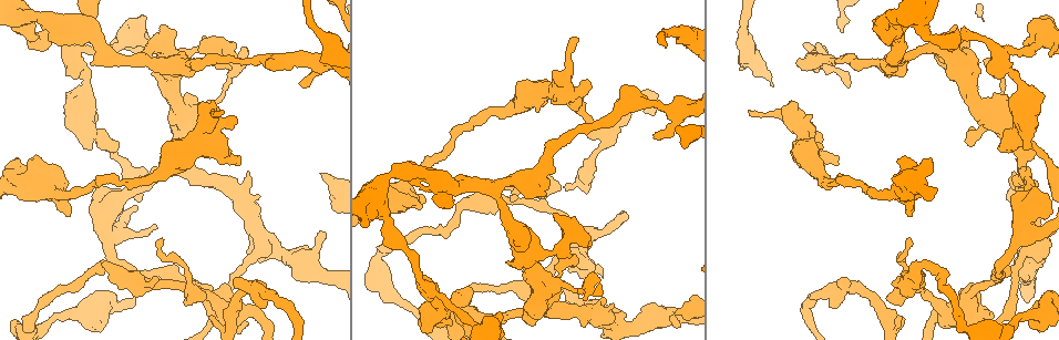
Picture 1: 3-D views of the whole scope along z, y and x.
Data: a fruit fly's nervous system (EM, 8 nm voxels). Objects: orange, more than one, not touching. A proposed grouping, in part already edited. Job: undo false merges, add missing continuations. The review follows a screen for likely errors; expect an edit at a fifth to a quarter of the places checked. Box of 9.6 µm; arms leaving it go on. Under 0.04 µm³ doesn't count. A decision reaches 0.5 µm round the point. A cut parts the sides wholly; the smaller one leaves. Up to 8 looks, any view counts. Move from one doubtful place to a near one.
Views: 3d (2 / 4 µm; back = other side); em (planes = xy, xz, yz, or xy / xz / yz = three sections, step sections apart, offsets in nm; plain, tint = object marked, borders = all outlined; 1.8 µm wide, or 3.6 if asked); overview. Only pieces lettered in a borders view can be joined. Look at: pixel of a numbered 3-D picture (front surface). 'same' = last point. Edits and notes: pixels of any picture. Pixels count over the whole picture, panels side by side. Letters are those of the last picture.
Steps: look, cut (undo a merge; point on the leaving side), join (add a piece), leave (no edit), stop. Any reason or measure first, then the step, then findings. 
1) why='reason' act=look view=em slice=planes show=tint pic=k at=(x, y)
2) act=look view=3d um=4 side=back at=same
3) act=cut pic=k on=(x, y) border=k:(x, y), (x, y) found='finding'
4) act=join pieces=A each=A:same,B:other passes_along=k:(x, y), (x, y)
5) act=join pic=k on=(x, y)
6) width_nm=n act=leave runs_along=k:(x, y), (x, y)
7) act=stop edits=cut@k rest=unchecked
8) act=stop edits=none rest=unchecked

why='thick end' act=look view=em slice=xz step=16 show=borders pic=1 at=(320, 173)

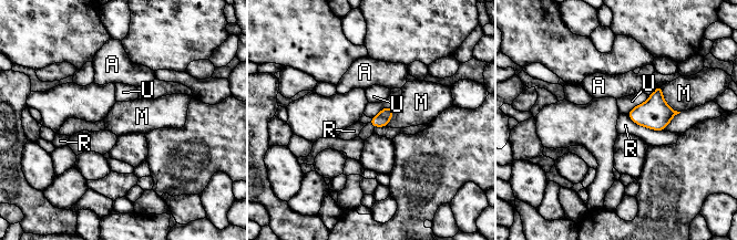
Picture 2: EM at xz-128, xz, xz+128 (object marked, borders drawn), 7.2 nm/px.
why='cut it another way' act=look view=em slice=yz step=8 show=borders at=same

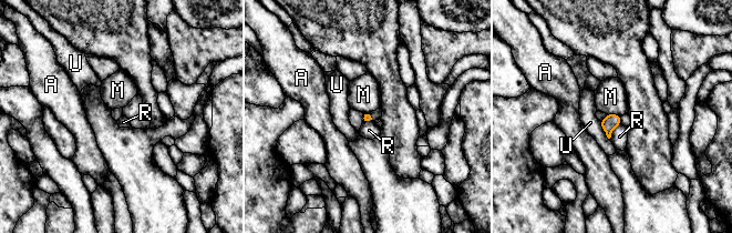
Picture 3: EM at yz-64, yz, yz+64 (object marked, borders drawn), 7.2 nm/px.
longest_contact=U:150nm act=leave each=A:other,M:other,R:other,U:other found='none of them fits'

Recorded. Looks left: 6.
why='free end' act=look view=em slice=planes show=borders pic=1 at=(224, 111)

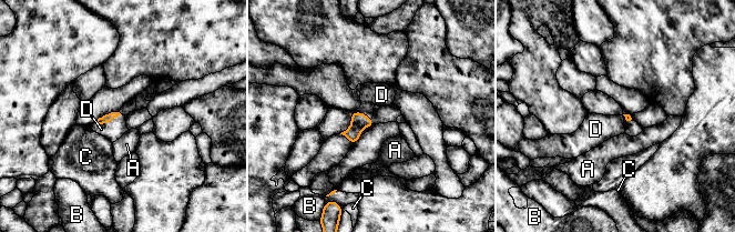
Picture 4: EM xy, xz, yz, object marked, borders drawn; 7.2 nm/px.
act=join pieces=D each=A:other,B:other,C:other,D:same passes_along=4:(108, 118), (106, 122), (113, 130) found='it goes on there'

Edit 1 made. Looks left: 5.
why='arms part here' act=look view=em slice=planes show=borders pic=1 at=(91, 31)

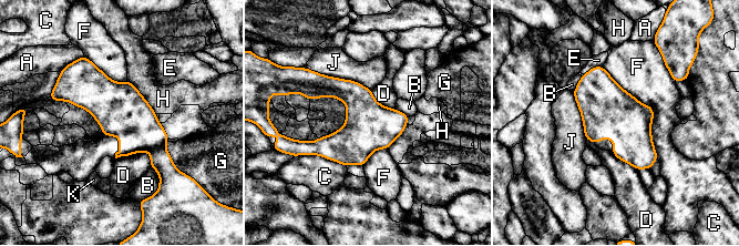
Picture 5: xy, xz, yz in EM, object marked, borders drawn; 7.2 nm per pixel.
act=leave each=A:other,B:other,C:other,D:other,E:other,F:other,G:other,H:other,J:other,K:other border=5:(115, 159), (147, 152), (151, 162) found='all the same neuron'

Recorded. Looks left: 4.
act=stop edits=join@4 rest=unchecked

